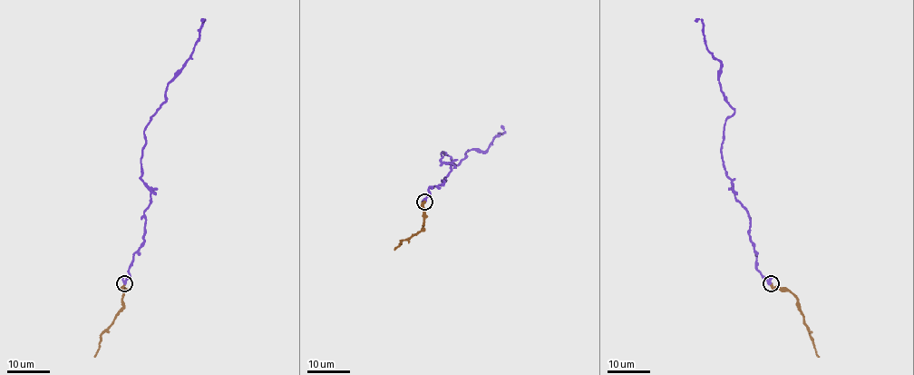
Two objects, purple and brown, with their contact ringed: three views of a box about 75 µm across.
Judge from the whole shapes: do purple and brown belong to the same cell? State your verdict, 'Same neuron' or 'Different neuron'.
Same neuron

